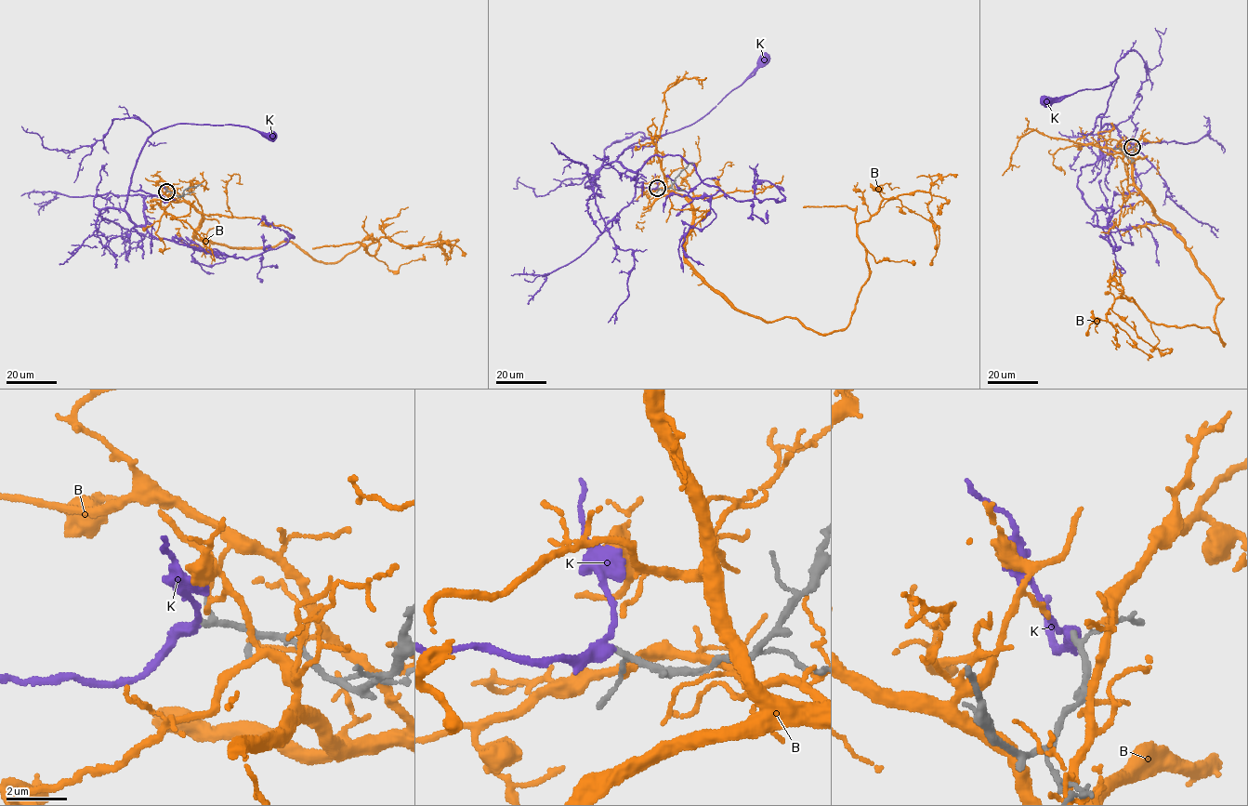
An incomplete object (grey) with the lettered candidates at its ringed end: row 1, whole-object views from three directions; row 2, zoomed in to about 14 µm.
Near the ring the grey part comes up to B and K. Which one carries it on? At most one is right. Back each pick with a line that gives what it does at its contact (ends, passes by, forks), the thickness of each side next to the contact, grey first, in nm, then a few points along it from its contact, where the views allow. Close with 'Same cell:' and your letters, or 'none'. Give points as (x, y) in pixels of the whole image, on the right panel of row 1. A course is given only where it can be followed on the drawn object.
K: It passes by. Thickness 160 nm (grey) against 300 nm. Its course: (1132, 147), (1129, 141), (1118, 144), (1108, 153), (1100, 151), (1101, 117), (1118, 75), (1107, 86), (1046, 101)
Same cell: K

